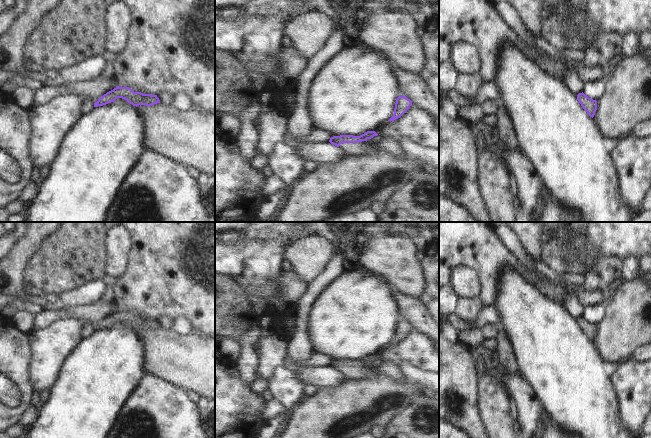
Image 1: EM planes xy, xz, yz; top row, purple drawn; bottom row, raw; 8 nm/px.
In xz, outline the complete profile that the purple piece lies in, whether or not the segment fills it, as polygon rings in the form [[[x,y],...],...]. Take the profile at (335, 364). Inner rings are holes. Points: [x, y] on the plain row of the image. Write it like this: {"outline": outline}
{"outline": [[[367,355],[360,360],[333,360],[330,362],[329,366],[340,371],[347,380],[362,380],[379,373],[378,368],[367,366],[368,363],[377,359],[375,355]]]}

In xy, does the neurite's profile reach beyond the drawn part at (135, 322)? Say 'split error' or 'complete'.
split error

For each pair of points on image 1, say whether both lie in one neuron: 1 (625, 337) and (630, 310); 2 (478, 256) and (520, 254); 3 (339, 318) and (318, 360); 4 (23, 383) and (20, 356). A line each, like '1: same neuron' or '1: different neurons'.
1: same neuron
2: different neurons
3: different neurons
4: same neuron

